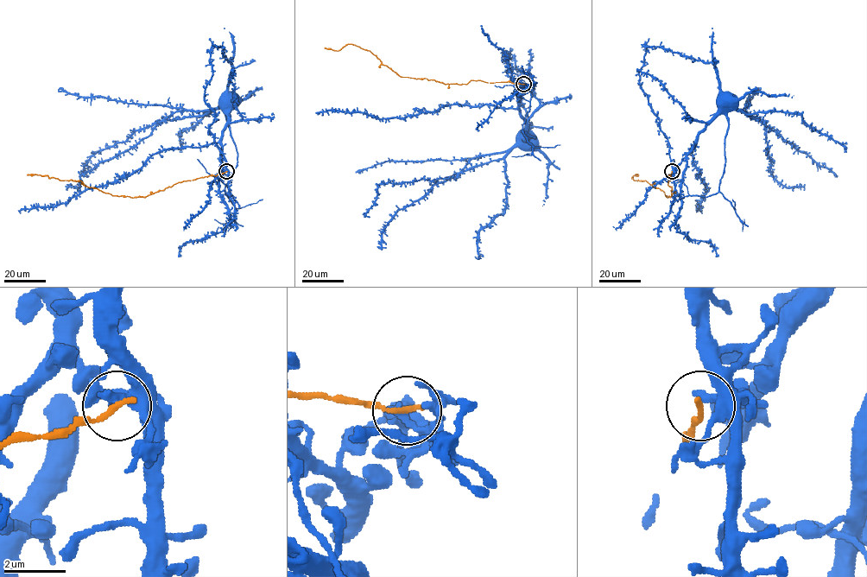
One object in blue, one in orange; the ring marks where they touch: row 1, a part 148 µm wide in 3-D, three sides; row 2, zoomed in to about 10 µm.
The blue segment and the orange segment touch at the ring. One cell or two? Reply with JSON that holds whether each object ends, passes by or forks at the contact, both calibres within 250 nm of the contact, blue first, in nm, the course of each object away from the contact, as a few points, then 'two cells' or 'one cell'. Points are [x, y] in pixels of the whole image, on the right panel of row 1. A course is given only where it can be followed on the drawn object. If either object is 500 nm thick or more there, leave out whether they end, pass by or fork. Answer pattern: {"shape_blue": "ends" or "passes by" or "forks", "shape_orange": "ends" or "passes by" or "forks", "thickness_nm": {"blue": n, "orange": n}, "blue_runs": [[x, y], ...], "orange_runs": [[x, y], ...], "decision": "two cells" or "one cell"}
{"shape_blue": "ends", "shape_orange": "ends", "thickness_nm": {"blue": 280, "orange": 180}, "blue_runs": [[672, 171], [691, 149], [696, 136], [717, 113], [722, 96]], "orange_runs": [[672, 171], [667, 184], [672, 195], [667, 197], [646, 180], [634, 180], [635, 175]], "decision": "two cells"}

